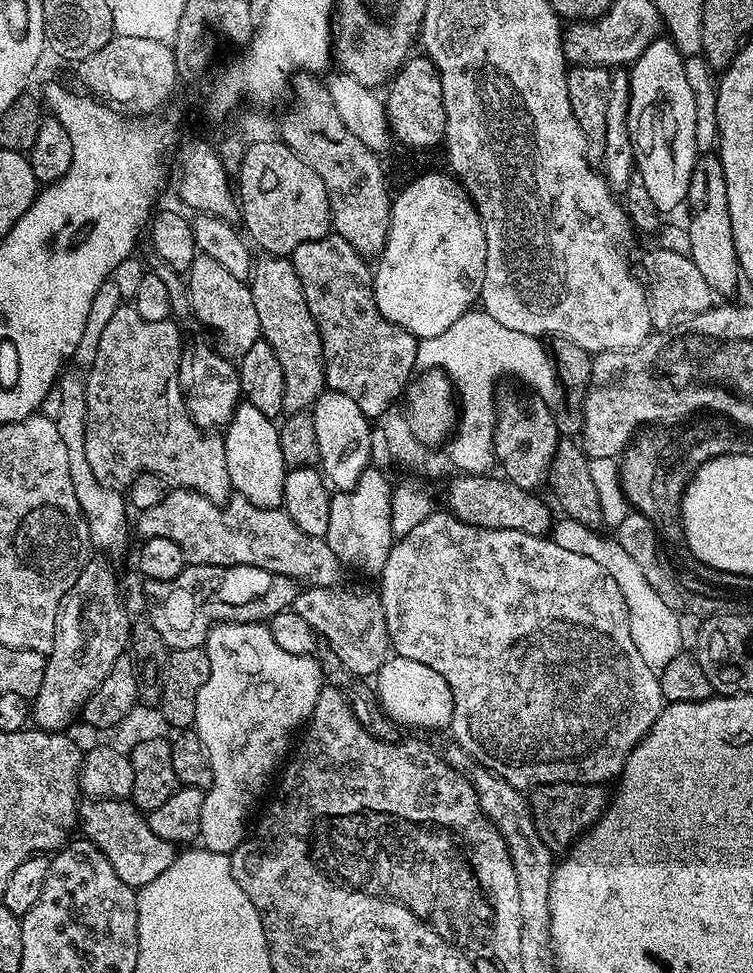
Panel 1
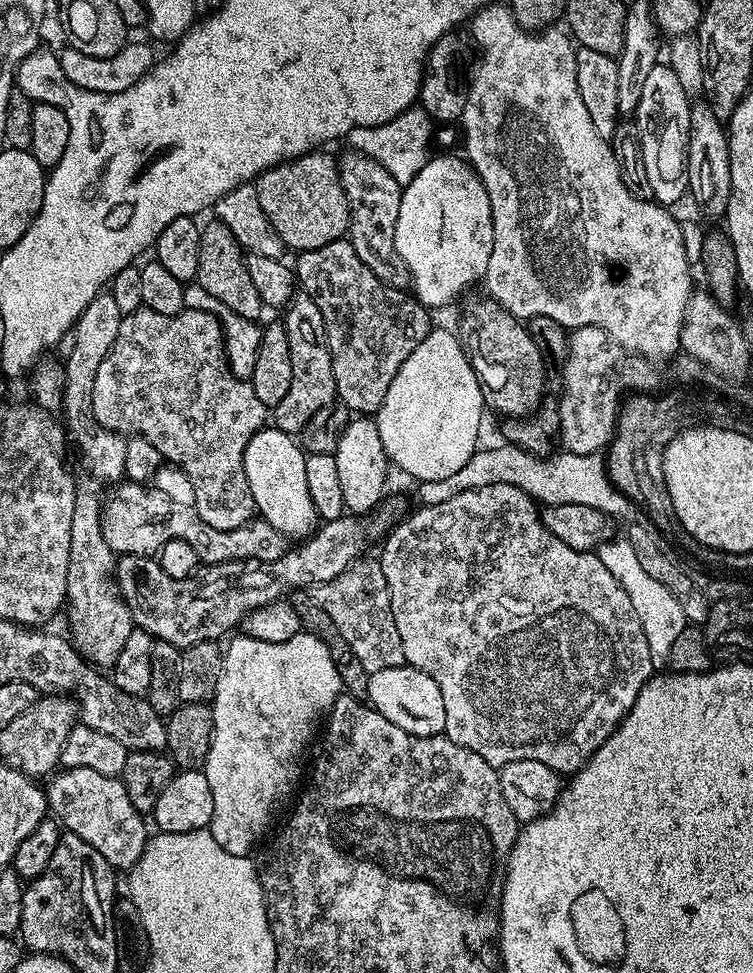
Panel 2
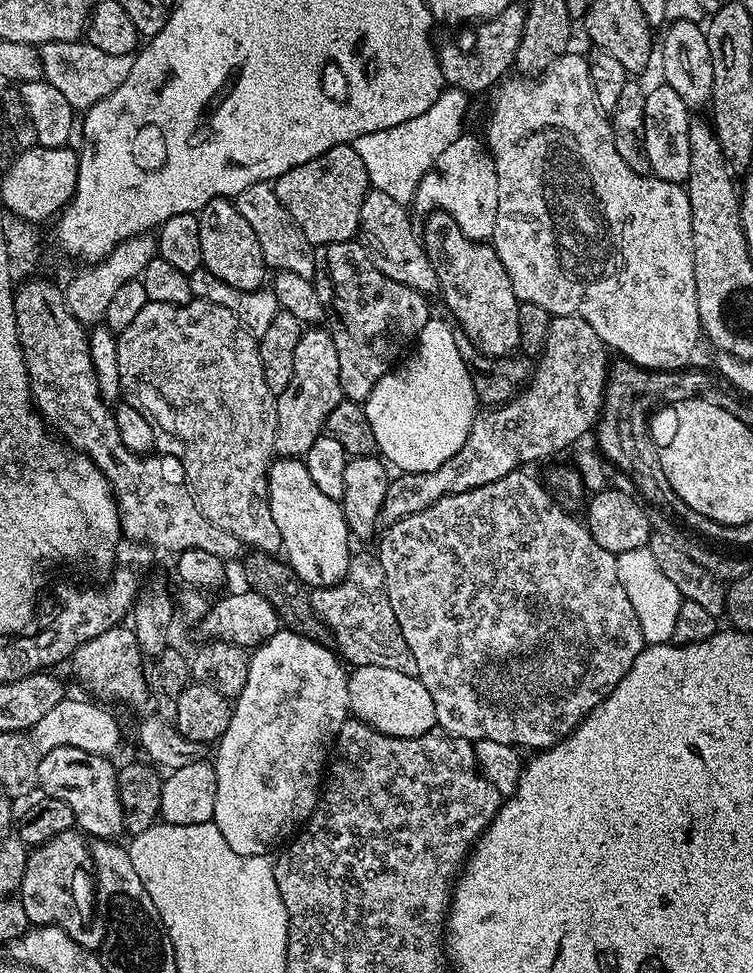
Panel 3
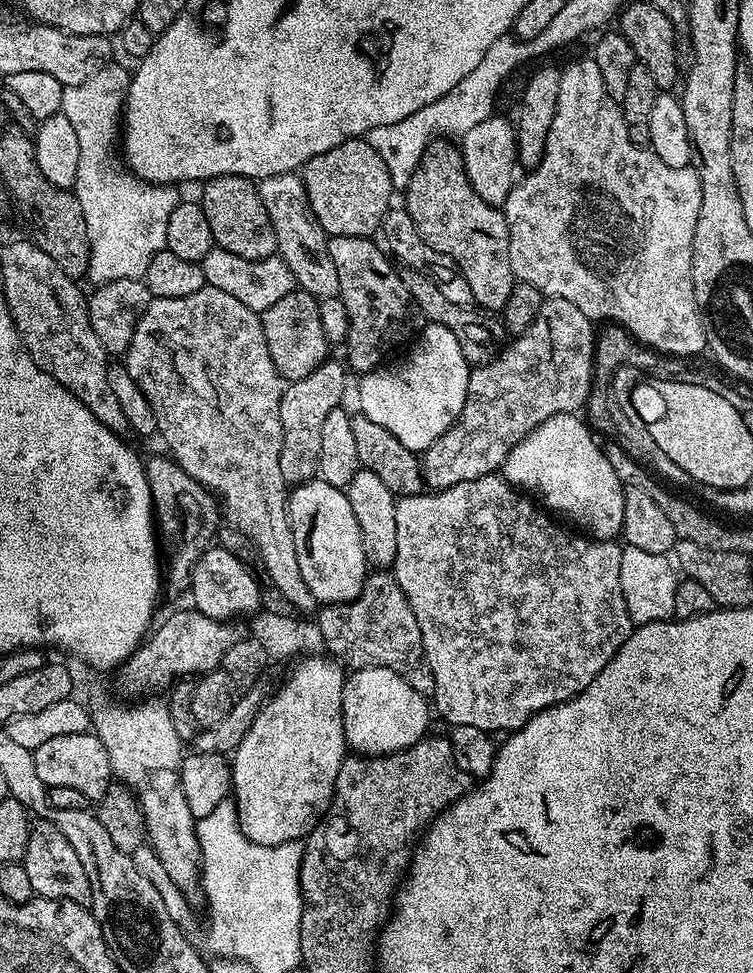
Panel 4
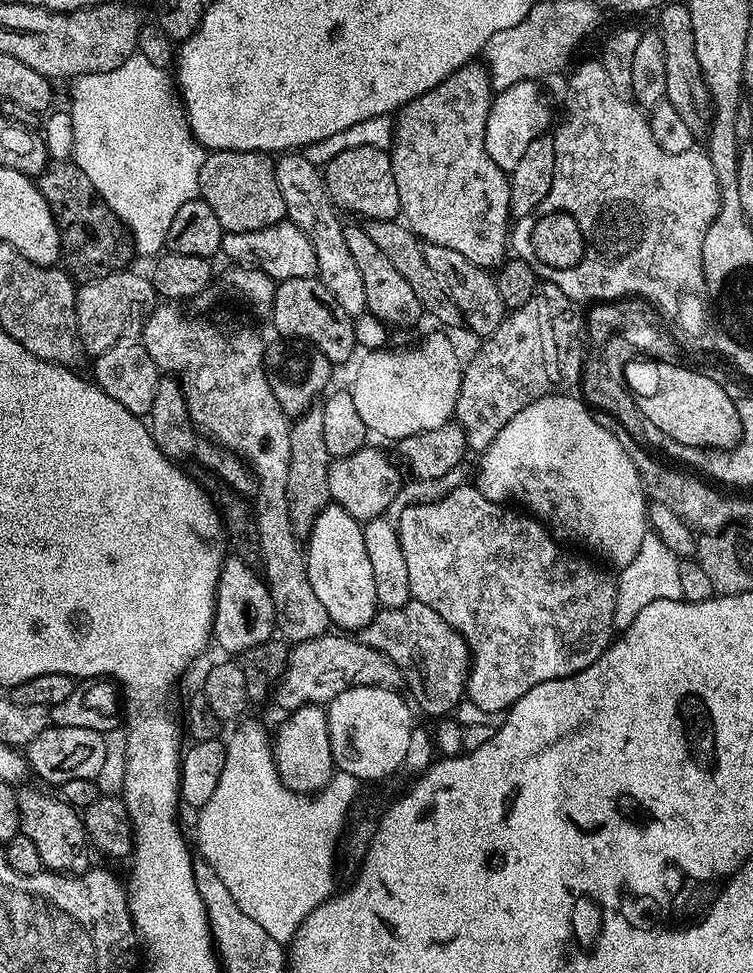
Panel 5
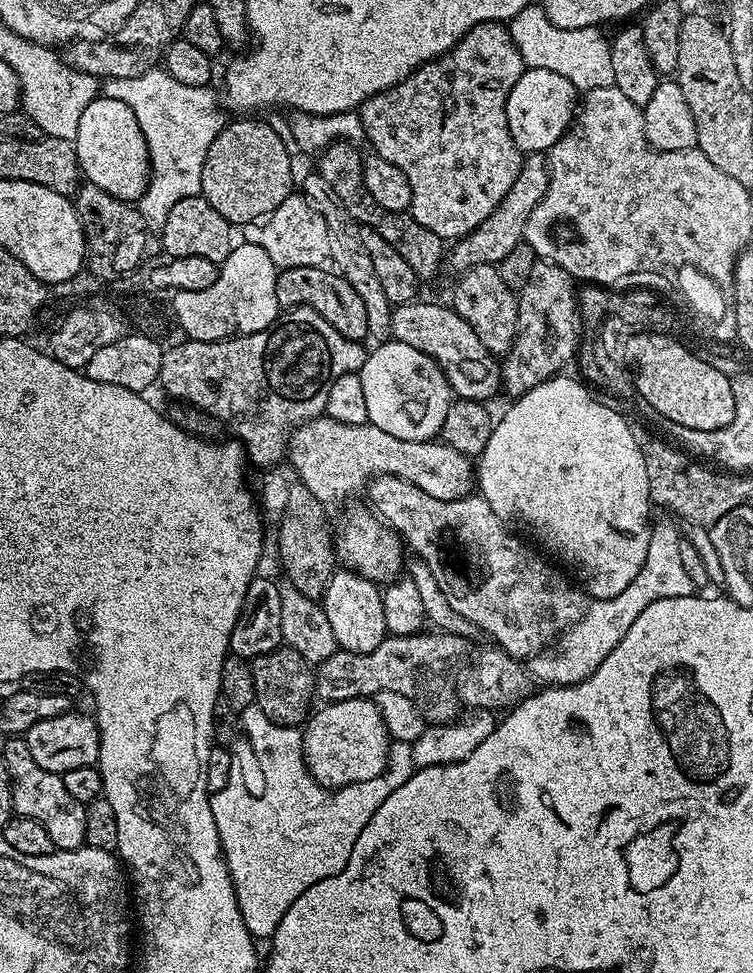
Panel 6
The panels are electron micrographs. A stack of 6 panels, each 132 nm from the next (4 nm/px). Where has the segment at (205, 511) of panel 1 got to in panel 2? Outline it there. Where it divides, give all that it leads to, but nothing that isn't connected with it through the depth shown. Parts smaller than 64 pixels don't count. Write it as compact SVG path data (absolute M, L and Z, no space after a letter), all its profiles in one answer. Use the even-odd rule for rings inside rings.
M121 482L111 489L112 497L109 500L107 497L103 501L102 534L112 552L120 556L155 557L161 546L174 538L190 542L190 546L194 546L205 565L225 564L227 560L268 564L272 560L282 558L286 551L285 536L274 530L274 526L270 526L265 520L253 518L234 530L219 532L202 522L195 507L187 503L184 505L182 501L175 500L170 493L152 487L156 486Z

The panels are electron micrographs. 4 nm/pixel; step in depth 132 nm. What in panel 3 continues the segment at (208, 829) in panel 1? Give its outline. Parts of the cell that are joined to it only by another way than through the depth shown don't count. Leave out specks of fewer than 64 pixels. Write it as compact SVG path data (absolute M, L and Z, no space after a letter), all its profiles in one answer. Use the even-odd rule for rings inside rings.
M281 630L275 632L265 644L260 645L259 648L255 649L249 655L246 686L242 686L240 695L235 697L232 705L230 726L226 730L226 734L222 734L218 743L215 745L215 748L217 748L214 767L216 769L216 781L218 782L218 798L214 798L212 823L218 826L218 830L222 830L222 838L226 838L226 846L230 846L230 850L234 850L234 854L242 854L243 856L268 856L271 853L272 843L276 839L285 839L284 841L287 841L297 829L307 824L312 813L316 810L316 805L320 802L322 781L326 775L326 765L329 763L330 753L333 751L336 743L336 735L338 735L342 730L342 726L349 719L348 672L342 663L341 657L333 649L322 646L305 636L299 636L294 631Z

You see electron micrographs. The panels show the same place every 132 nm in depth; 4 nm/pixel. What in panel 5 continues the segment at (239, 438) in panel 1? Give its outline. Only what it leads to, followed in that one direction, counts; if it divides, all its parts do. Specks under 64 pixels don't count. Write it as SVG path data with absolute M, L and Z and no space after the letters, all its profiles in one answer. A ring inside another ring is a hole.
M332 502L320 509L306 537L306 563L310 586L314 586L314 594L326 606L329 621L340 627L337 629L359 630L376 617L374 569L370 566L370 554L366 554L364 530L361 521L342 510L342 506Z

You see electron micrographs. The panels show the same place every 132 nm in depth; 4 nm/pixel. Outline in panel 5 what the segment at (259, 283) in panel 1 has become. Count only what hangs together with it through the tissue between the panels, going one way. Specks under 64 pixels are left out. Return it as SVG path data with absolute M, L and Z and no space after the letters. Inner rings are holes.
M313 406L291 421L290 470L286 474L286 498L290 506L290 518L296 537L307 537L312 523L321 508L328 507L328 466L330 457L326 450L326 430L322 427L323 407Z

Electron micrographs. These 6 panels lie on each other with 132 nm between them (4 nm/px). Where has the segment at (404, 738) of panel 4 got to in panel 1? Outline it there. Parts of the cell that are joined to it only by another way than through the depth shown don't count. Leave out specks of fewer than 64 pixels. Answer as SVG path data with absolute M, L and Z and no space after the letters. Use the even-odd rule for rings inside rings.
M393 655L376 672L374 683L376 683L374 696L379 707L397 725L409 724L412 728L444 729L451 725L450 686L446 686L446 678L442 678L442 674L438 674L438 670L430 670L430 666L422 666L422 662L414 662L414 658Z

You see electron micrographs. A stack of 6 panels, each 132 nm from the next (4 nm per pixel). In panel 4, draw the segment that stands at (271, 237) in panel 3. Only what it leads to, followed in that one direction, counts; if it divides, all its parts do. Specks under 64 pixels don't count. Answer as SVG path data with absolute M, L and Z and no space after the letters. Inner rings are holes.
M296 172L274 174L259 181L258 187L262 206L266 206L266 214L274 226L277 253L290 266L297 285L319 301L339 297L338 270L334 270L328 253L329 235L309 211L303 179Z

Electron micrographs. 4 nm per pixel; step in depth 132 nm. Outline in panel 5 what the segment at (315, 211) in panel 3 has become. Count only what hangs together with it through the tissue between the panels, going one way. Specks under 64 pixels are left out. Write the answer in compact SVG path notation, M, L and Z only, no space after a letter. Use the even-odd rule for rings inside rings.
M354 146L350 150L342 150L331 162L323 165L324 185L330 194L333 204L341 213L353 212L364 220L396 220L400 216L400 199L398 186L394 183L392 157L385 149L374 146Z

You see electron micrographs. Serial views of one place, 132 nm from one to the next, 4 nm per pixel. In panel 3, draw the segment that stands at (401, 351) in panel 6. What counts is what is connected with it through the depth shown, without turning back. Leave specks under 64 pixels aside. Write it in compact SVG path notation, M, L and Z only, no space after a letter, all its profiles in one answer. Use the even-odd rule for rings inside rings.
M429 318L414 341L416 353L408 361L405 359L397 363L391 372L387 372L378 382L378 386L370 390L368 399L362 404L366 418L370 422L370 430L376 439L379 455L393 469L396 467L396 470L404 474L433 472L438 470L444 462L454 458L454 454L462 450L470 434L470 426L478 415L476 391L468 373L468 367L466 362L462 362L462 354L458 354L458 342L454 342L453 325L447 319L445 320Z

